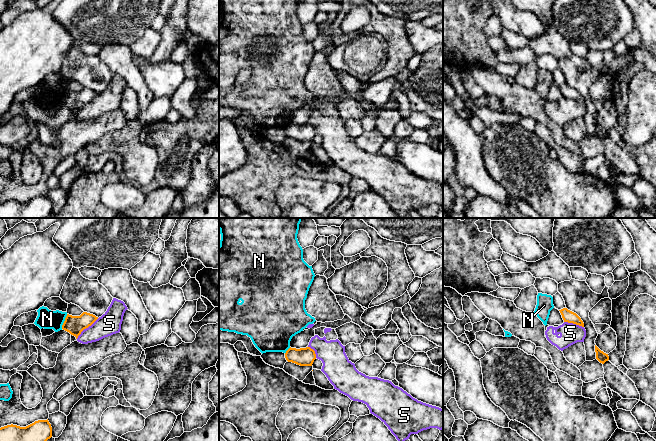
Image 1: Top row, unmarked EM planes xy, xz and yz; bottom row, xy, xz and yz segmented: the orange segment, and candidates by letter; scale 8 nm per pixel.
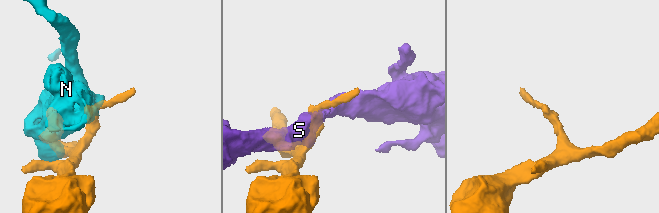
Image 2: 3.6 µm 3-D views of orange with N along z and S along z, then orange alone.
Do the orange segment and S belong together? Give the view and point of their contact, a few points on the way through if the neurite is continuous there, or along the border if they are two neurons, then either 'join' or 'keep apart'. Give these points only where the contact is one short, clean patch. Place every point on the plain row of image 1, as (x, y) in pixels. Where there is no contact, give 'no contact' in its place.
contact xy (86, 103); border xy (98, 94), (76, 114); keep apart

